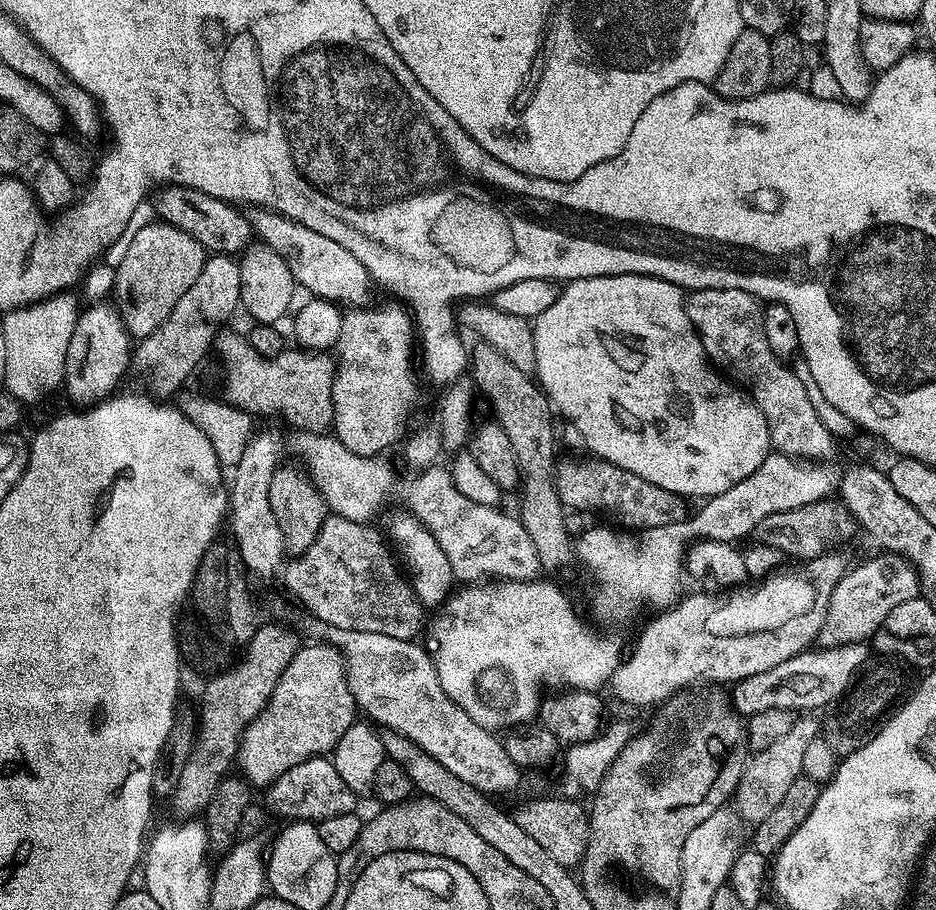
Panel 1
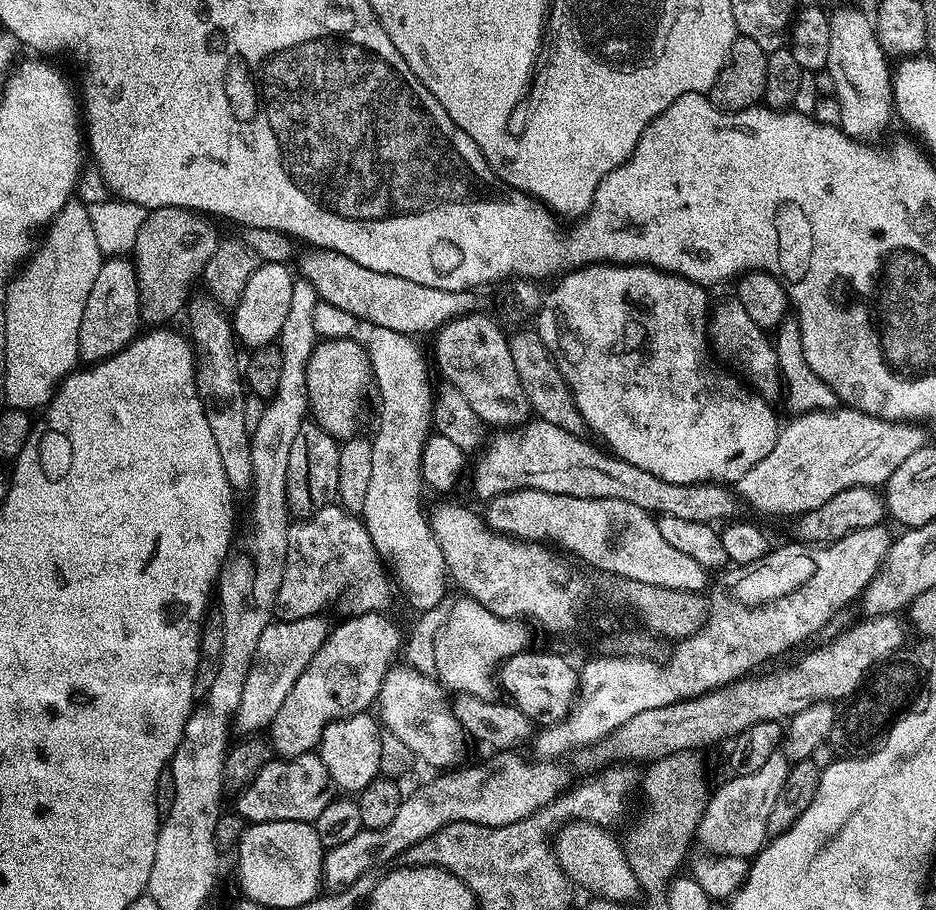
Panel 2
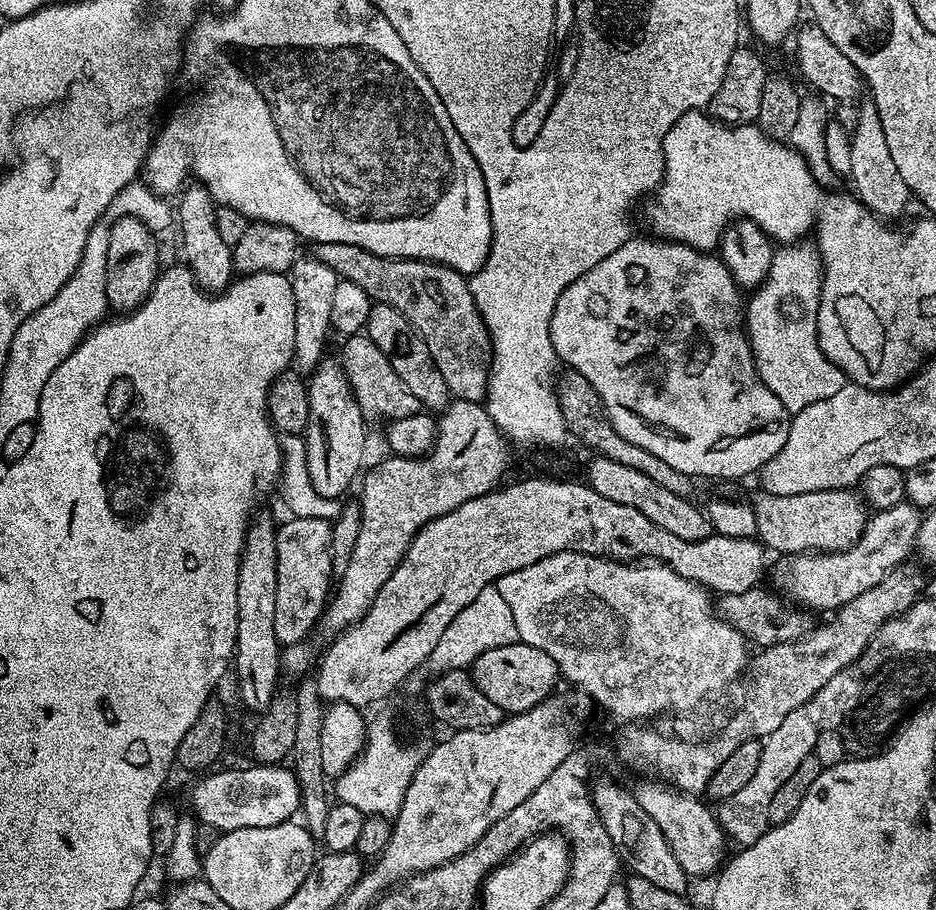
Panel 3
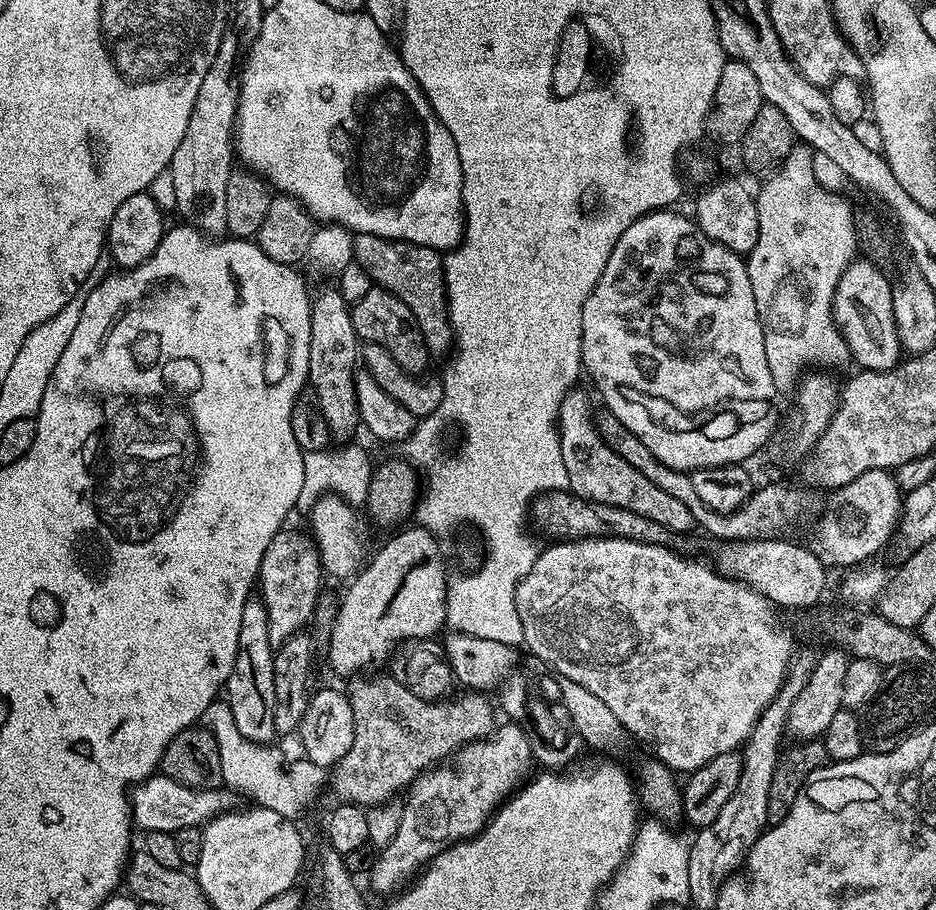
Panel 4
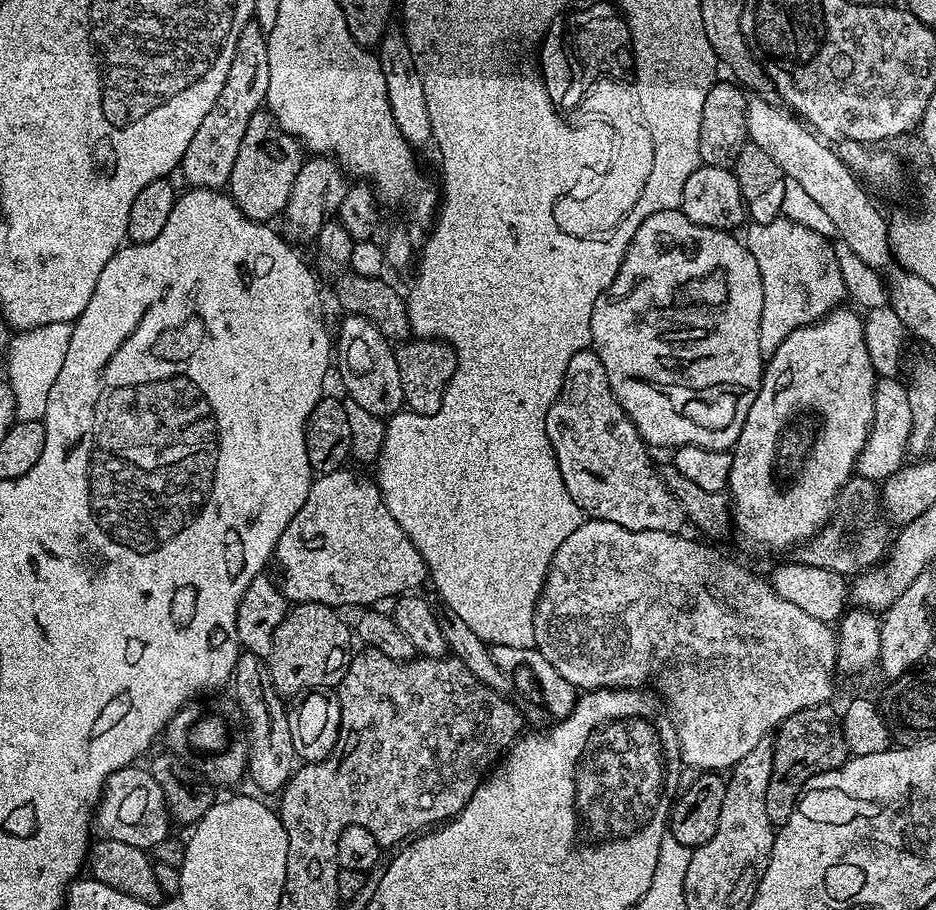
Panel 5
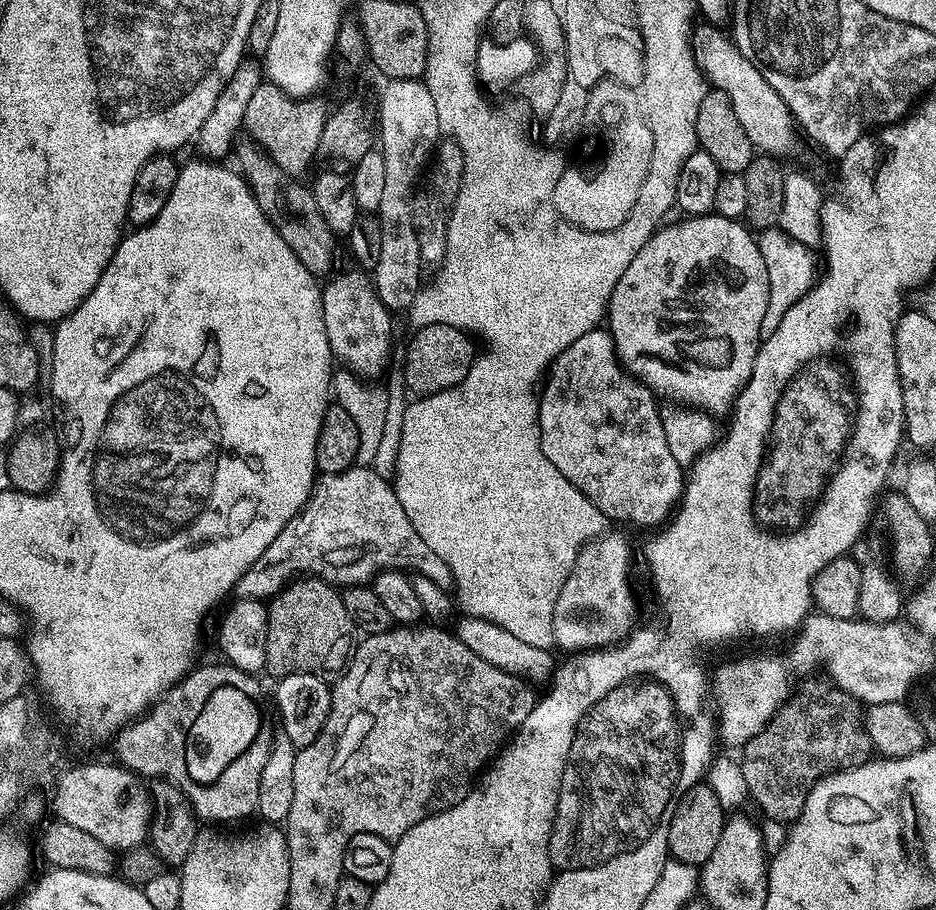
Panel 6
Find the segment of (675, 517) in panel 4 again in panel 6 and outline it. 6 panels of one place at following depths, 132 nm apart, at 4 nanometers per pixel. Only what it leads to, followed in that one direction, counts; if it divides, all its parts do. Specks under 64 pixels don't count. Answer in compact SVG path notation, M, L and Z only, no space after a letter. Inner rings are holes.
M597 326L586 334L582 334L582 338L578 338L578 342L570 345L548 369L538 399L540 402L540 445L546 458L550 458L550 466L554 466L554 470L558 470L558 474L566 477L575 488L582 490L602 510L609 521L617 520L620 524L637 524L640 528L646 528L650 524L657 523L656 525L659 525L669 519L683 497L686 472L682 465L675 460L674 453L670 451L670 446L666 442L666 430L662 430L661 405L656 404L657 397L648 385L643 384L621 363L611 332Z

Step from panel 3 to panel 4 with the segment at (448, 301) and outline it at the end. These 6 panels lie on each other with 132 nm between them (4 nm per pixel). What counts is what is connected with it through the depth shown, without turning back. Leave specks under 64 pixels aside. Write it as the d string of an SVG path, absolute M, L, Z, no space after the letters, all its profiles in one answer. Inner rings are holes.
M361 232L352 241L352 258L369 275L375 287L390 290L390 294L402 298L402 302L410 306L433 357L442 355L444 351L447 353L453 347L454 337L452 324L448 321L448 298L444 287L444 256L437 249Z

